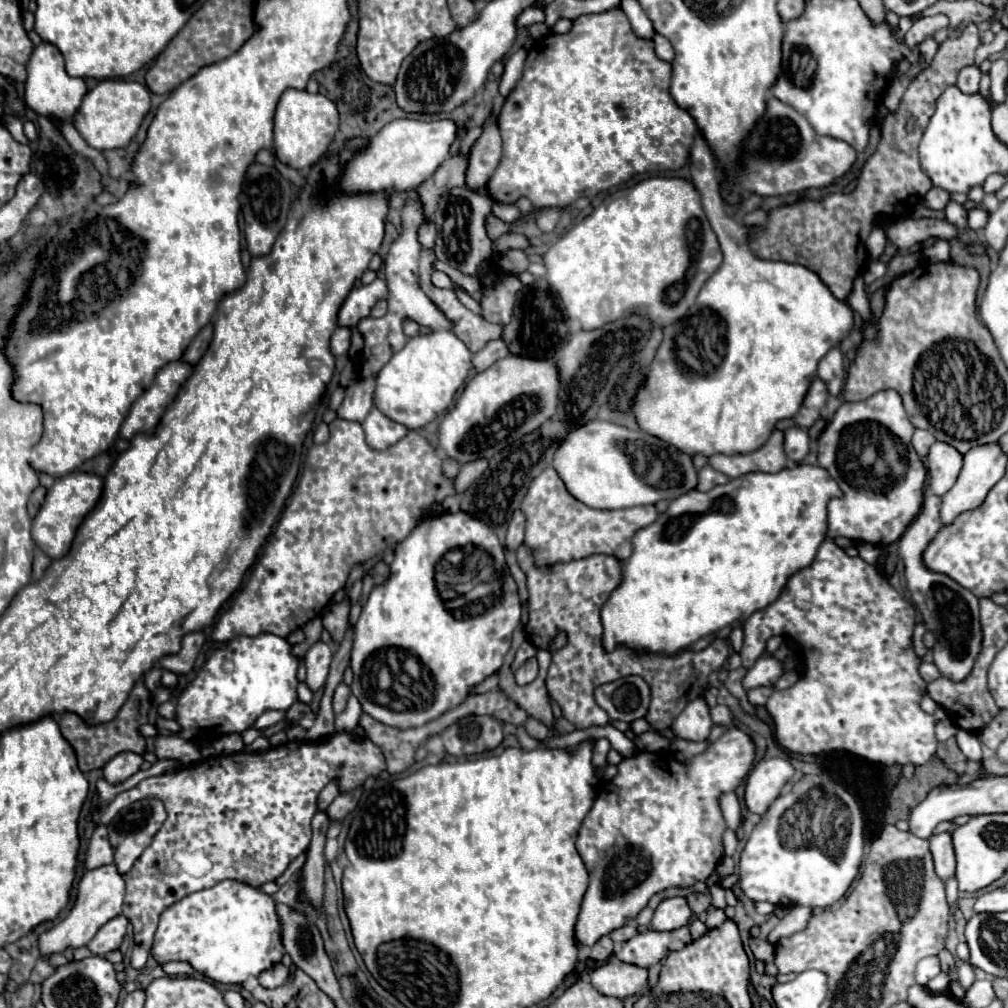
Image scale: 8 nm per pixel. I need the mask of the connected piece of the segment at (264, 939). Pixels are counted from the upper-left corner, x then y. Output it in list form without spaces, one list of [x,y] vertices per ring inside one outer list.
[[[229,879],[167,907],[151,949],[151,955],[161,965],[167,961],[187,961],[201,975],[225,985],[241,985],[249,977],[259,977],[261,971],[279,963],[283,953],[275,901],[251,885]]]

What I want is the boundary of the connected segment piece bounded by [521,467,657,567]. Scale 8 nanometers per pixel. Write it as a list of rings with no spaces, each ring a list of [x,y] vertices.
[[[547,467],[539,477],[533,479],[527,495],[523,497],[521,511],[525,515],[525,539],[523,545],[531,549],[537,567],[549,567],[555,563],[569,563],[575,559],[589,557],[593,553],[613,555],[625,561],[631,555],[633,535],[651,525],[657,519],[653,505],[629,507],[619,511],[597,511],[577,501],[567,489],[553,467]]]

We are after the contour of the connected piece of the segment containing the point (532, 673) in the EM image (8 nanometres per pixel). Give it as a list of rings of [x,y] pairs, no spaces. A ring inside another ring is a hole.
[[[535,657],[527,659],[527,661],[515,671],[515,681],[517,681],[517,685],[529,685],[529,683],[537,677],[537,671],[539,671],[537,659],[535,659]]]

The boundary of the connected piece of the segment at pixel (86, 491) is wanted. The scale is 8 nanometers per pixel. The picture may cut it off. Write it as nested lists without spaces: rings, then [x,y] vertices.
[[[73,471],[69,475],[57,477],[55,485],[47,491],[45,501],[33,519],[31,537],[33,537],[35,545],[51,559],[59,559],[59,557],[67,555],[67,551],[71,549],[75,531],[79,529],[79,523],[85,519],[87,511],[91,511],[91,507],[95,507],[101,491],[103,491],[103,479],[93,473]]]

